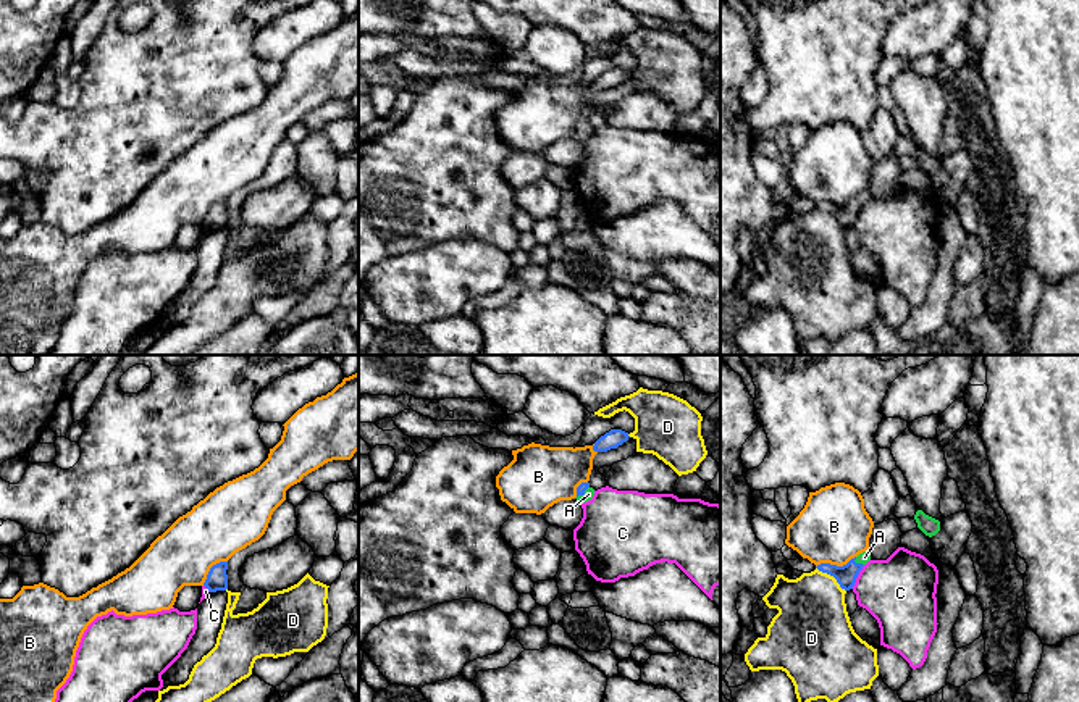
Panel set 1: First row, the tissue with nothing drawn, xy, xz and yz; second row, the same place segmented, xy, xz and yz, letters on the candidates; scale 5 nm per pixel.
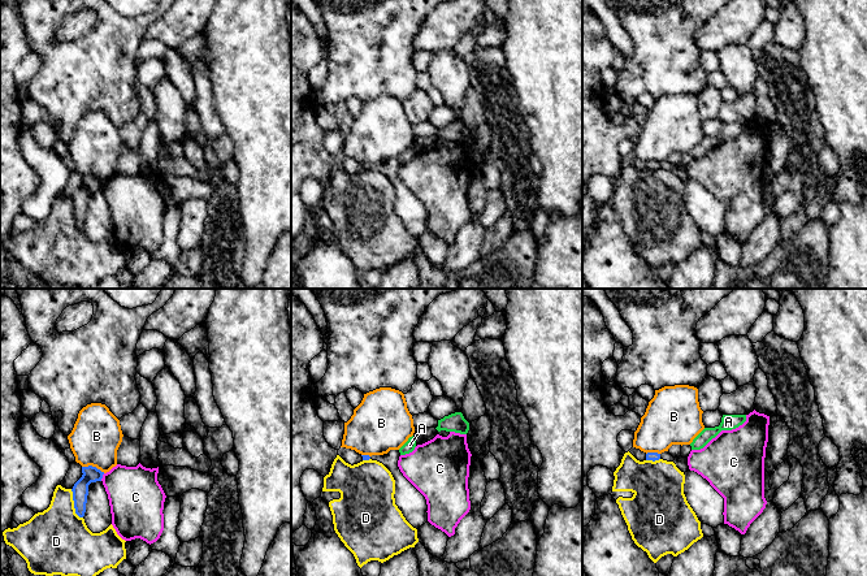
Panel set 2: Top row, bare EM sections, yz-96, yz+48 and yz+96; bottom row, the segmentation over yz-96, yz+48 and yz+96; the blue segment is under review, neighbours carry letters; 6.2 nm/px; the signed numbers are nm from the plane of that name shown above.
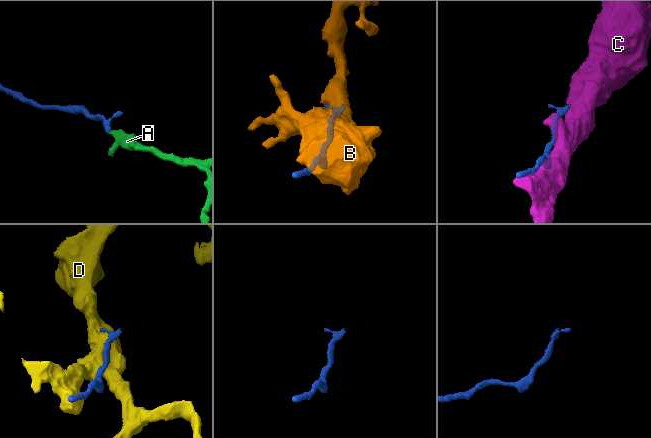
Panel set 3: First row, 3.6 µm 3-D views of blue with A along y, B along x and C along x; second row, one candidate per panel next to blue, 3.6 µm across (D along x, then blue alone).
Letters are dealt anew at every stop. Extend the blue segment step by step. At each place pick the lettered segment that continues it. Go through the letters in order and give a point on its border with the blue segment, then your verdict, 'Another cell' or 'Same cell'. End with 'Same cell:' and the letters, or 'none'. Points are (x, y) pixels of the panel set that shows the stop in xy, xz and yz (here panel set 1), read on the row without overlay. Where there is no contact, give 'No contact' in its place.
A: Touches blue at xz (583, 131). Same cell
B: Touches blue at yz (835, 204). Another cell
C: Touches blue at yz (856, 215). Another cell
D: Touches blue at yz (832, 213). Another cell
Same cell: A

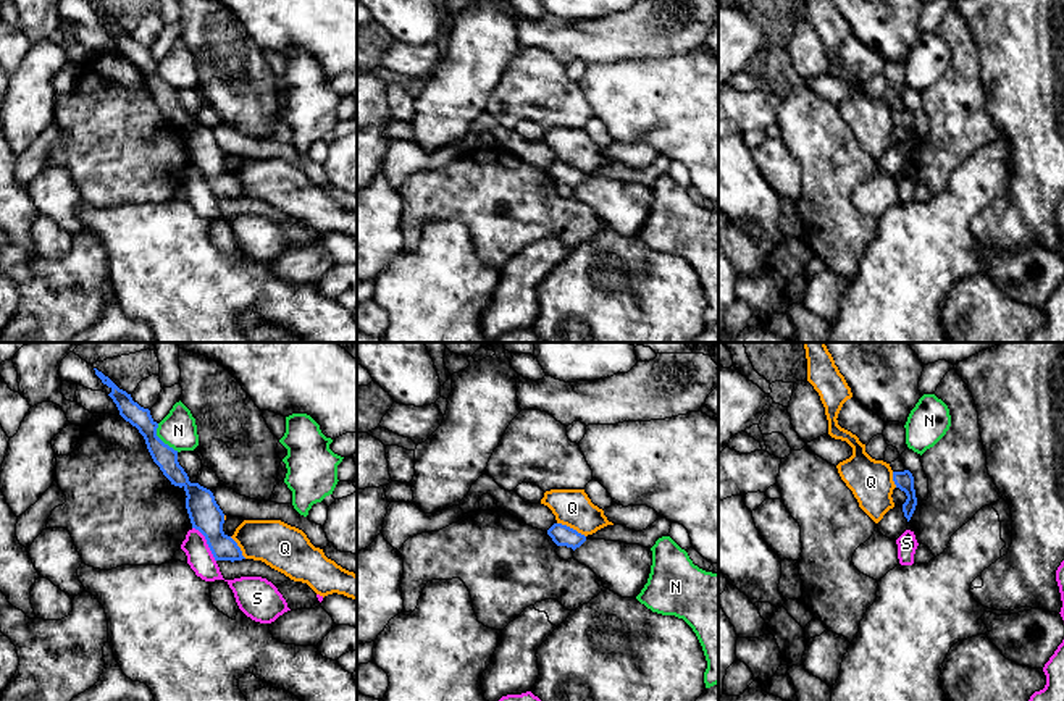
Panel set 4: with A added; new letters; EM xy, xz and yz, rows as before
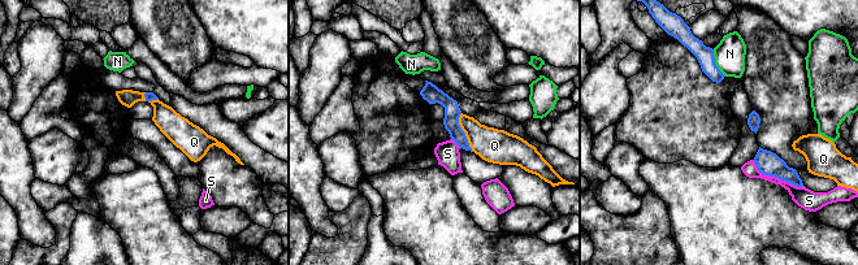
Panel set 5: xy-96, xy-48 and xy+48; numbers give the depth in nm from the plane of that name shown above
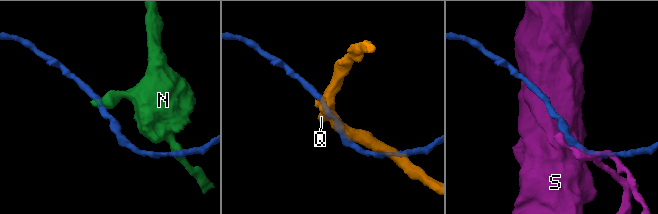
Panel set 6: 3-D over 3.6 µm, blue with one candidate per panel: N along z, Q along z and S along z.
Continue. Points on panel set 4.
N: Touches blue at xy (160, 78). Another cell
Q: Touches blue at xz (572, 167). Another cell
S: Touches blue at xy (207, 181). Another cell
Same cell: none

